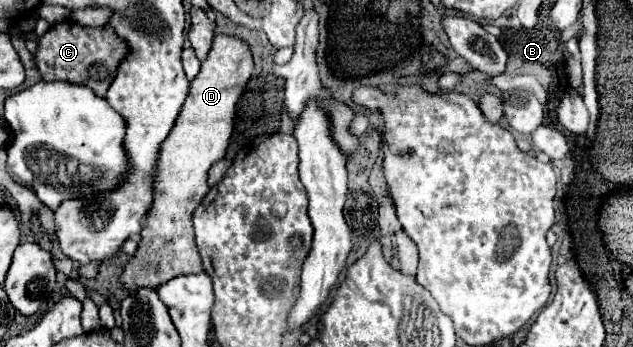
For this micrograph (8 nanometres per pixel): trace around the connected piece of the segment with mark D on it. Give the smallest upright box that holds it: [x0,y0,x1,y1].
[122,35,254,289]

